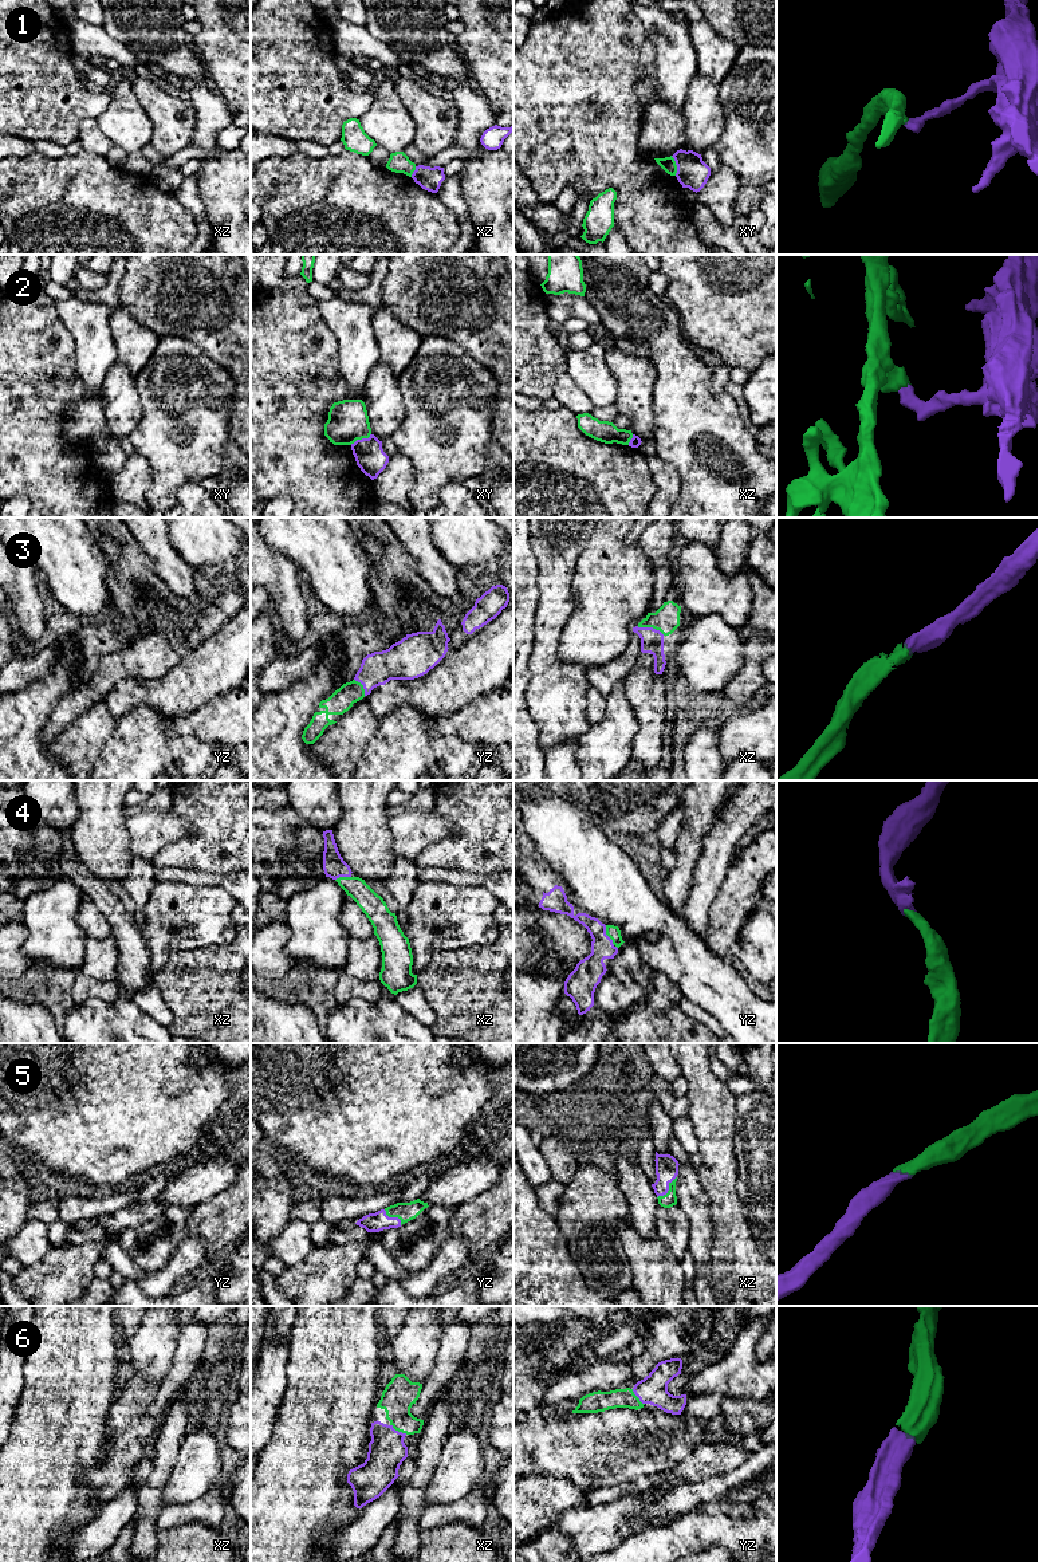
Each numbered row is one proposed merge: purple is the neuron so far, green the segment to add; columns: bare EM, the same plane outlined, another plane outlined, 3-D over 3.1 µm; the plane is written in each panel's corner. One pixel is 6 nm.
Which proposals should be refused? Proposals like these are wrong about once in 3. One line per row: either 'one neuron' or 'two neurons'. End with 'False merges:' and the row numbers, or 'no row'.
1: two neurons
2: two neurons
3: one neuron
4: one neuron
5: one neuron
6: one neuron
False merges: 1, 2

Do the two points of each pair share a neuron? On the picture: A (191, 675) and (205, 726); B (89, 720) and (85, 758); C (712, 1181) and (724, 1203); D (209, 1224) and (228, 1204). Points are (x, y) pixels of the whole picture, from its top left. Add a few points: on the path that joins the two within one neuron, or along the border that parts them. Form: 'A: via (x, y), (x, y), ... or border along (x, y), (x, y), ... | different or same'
A: border along (228, 692), (212, 697), (192, 712), (177, 719) | different
B: via (89, 730), (85, 748) | same
C: via (717, 1187), (724, 1197) | same
D: via (215, 1220), (227, 1210) | same

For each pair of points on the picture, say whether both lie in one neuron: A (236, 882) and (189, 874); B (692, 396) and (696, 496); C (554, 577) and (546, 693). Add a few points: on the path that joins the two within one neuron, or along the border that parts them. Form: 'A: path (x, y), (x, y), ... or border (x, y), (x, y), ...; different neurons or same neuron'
A: path (224, 881), (201, 878); same neuron
B: path (692, 421), (699, 433), (699, 471); same neuron
C: path (554, 606), (546, 633), (546, 664); same neuron

